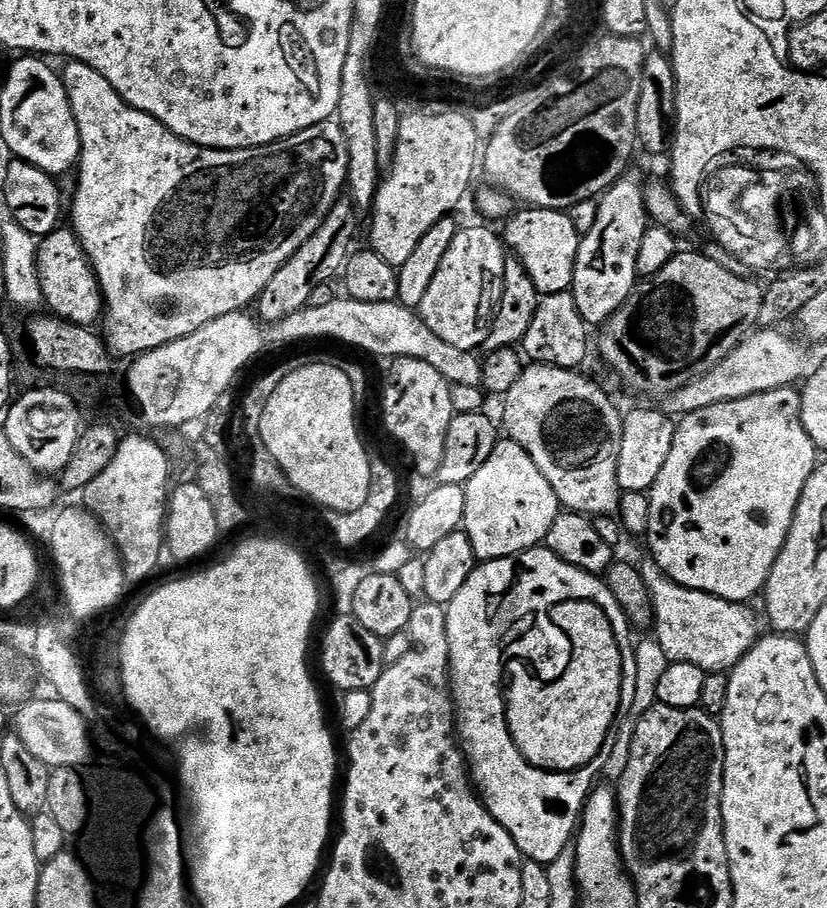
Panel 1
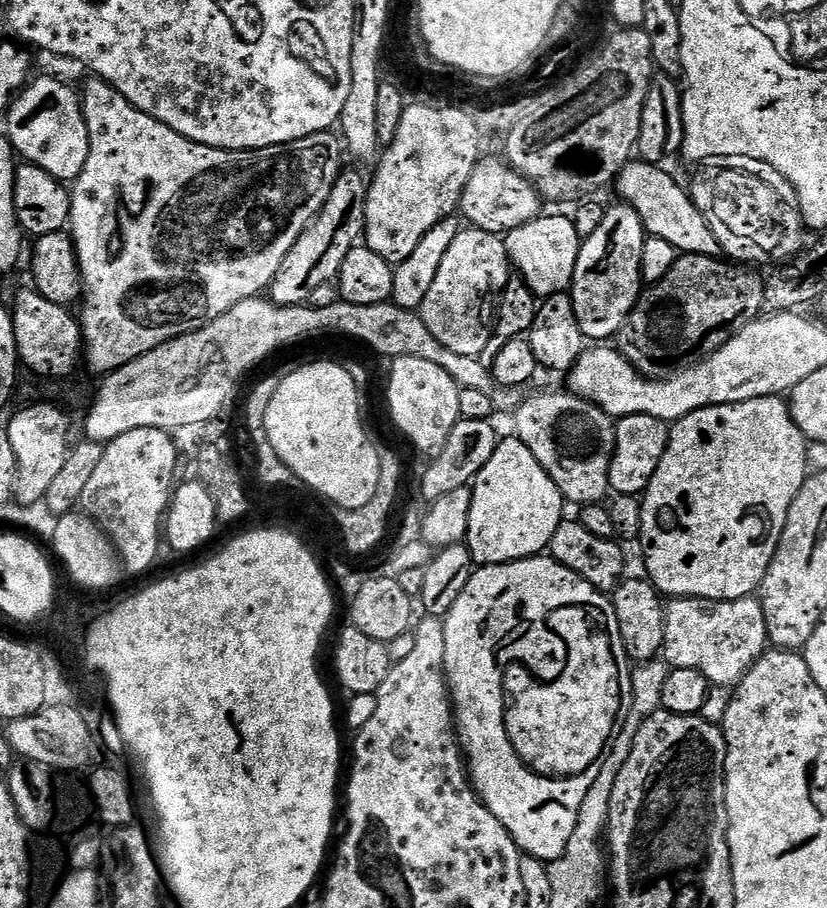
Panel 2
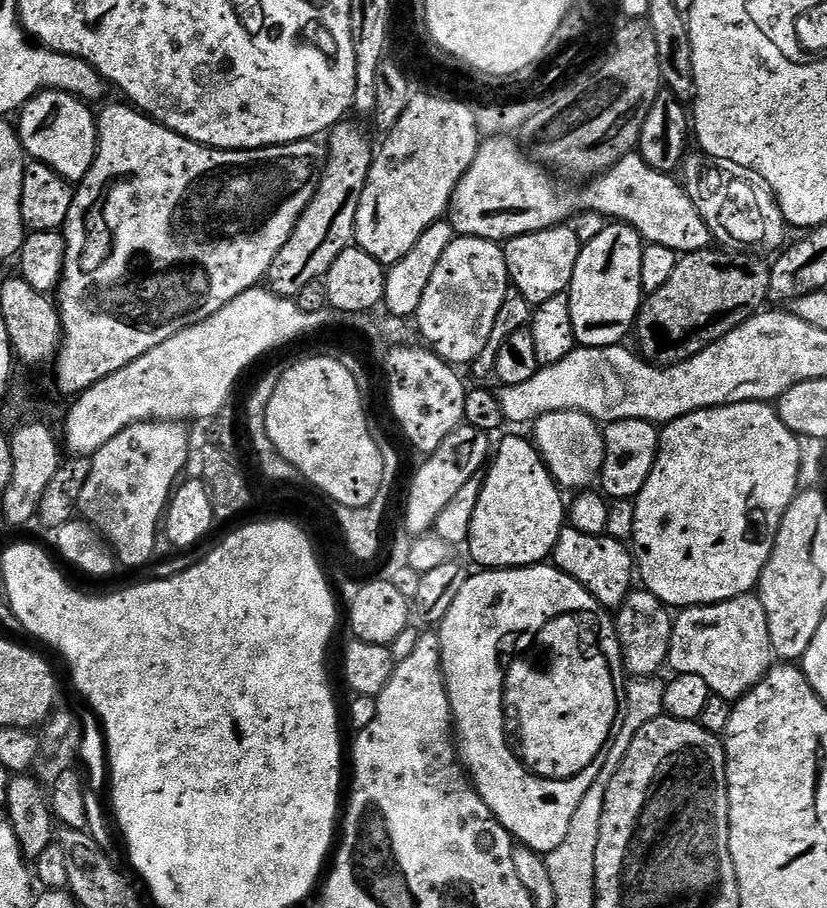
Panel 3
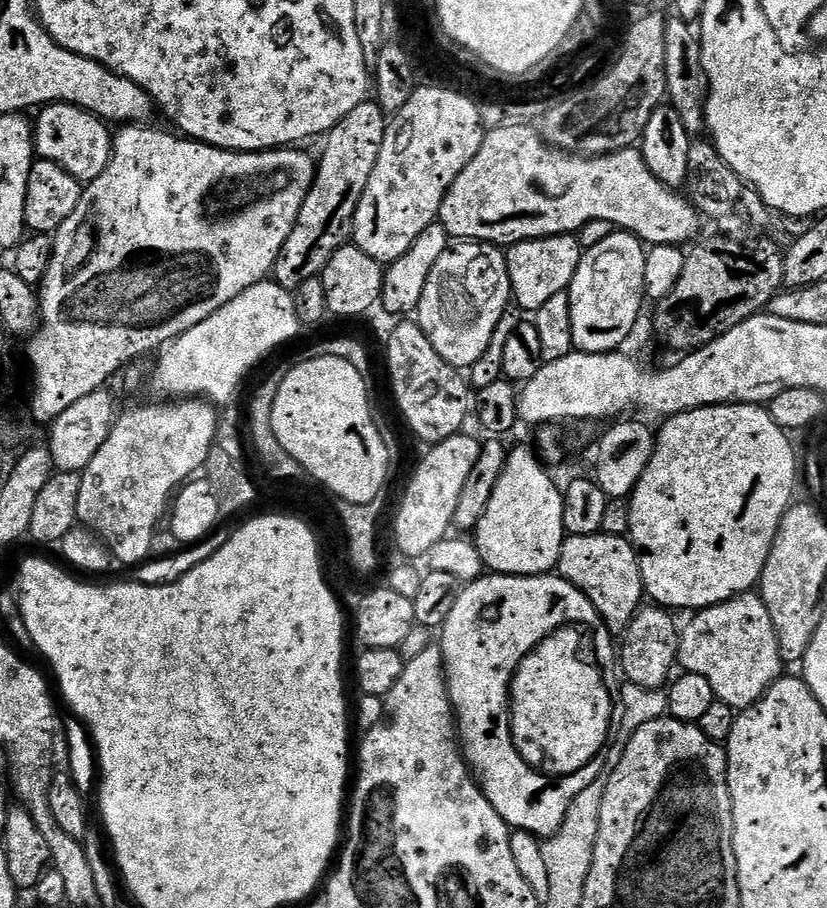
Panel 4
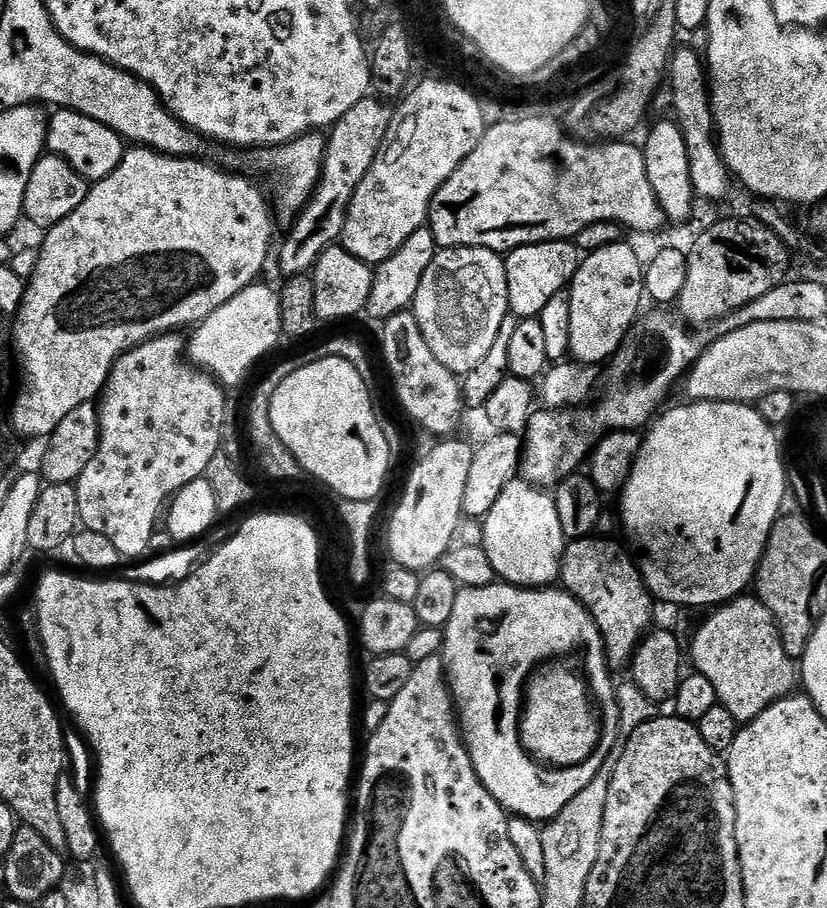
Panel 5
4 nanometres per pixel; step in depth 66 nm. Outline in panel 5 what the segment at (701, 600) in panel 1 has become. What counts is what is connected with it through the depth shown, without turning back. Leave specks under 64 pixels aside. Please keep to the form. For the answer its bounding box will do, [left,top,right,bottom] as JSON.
[688,594,798,726]

